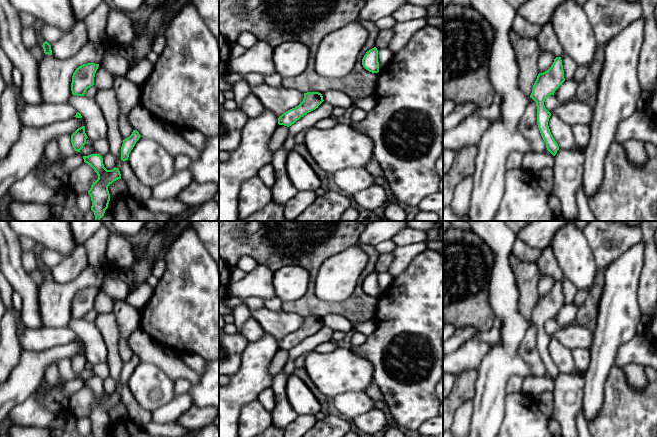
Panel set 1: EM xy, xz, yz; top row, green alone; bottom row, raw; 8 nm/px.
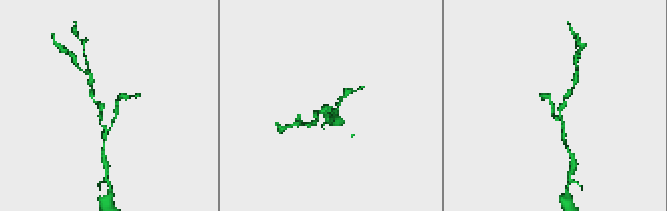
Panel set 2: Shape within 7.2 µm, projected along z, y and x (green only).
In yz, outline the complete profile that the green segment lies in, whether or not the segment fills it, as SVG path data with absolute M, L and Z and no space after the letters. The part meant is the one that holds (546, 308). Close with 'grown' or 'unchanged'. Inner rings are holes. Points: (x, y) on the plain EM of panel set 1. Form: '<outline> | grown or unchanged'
M556 281L552 290L545 296L539 297L533 309L530 322L536 326L537 330L537 347L541 360L546 368L547 374L555 380L559 370L553 362L548 345L551 337L545 332L544 326L550 319L565 305L564 294L561 281Z | unchanged

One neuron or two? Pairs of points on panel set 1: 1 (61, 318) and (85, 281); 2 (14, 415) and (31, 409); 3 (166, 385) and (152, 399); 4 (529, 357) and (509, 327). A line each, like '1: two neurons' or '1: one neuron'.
1: one neuron
2: one neuron
3: one neuron
4: two neurons

